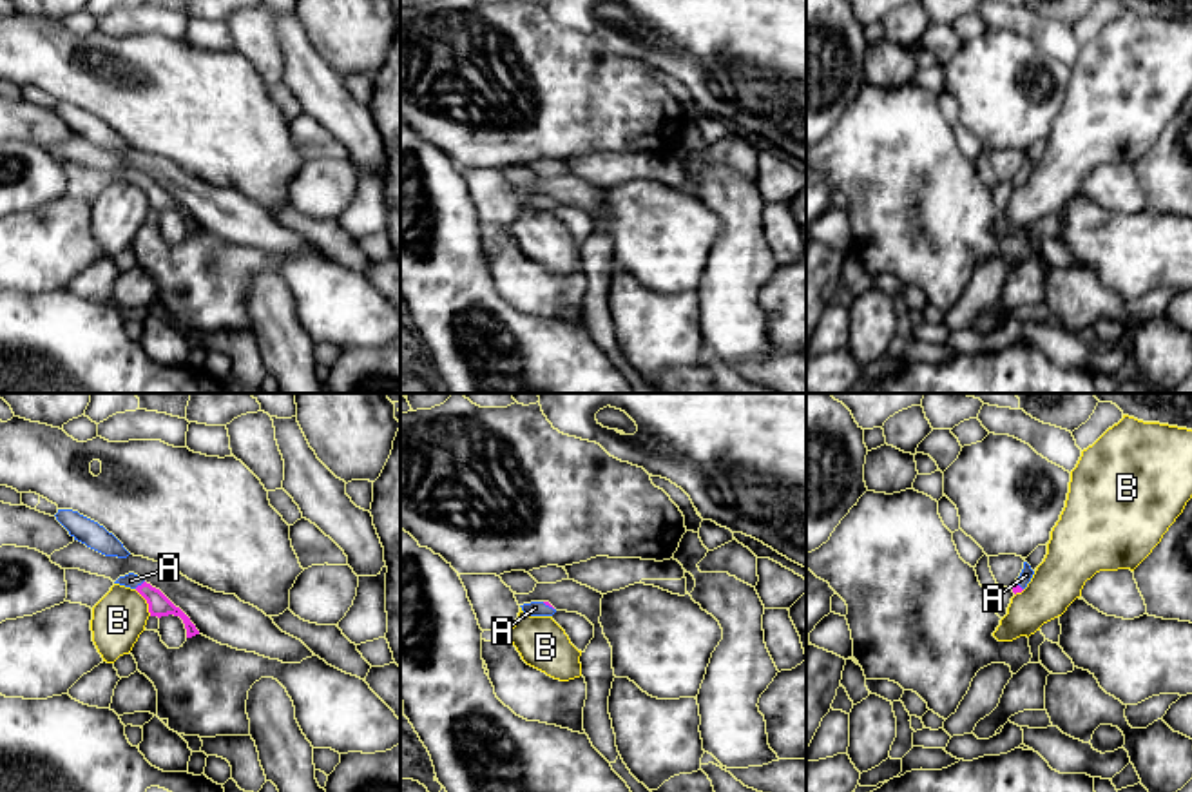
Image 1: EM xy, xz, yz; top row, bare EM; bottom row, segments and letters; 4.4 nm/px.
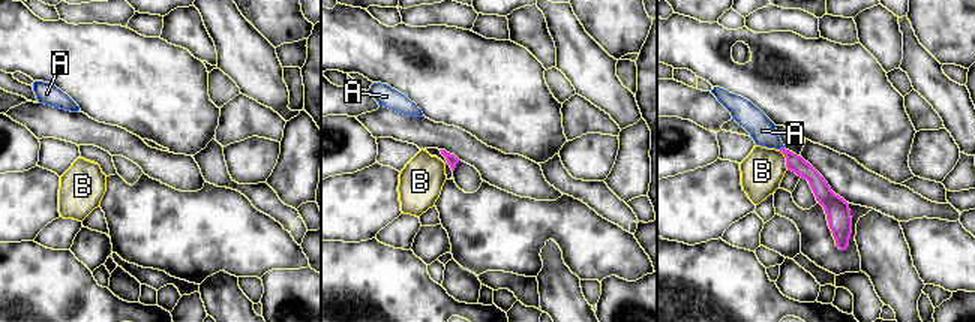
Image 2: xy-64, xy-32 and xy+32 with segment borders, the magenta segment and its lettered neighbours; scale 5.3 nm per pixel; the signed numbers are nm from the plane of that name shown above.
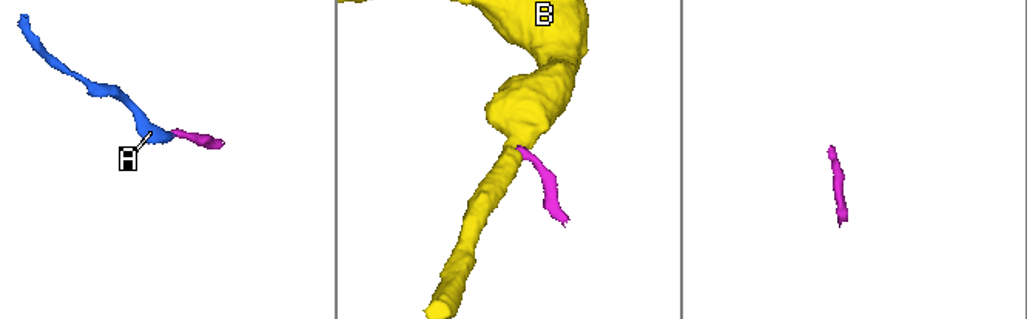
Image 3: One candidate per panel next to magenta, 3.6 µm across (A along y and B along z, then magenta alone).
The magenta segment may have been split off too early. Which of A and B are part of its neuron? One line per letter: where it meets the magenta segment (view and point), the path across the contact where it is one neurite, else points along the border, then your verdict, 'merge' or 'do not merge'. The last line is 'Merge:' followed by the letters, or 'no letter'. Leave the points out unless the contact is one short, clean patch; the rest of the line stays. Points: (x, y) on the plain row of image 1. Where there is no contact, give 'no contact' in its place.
A: meets magenta in xy at (138, 180); runs through xy (160, 200), (138, 180), (131, 174); merge
B: meets magenta in xy at (147, 196); border along xy (134, 183), (145, 194), (151, 209); do not merge
Merge: A

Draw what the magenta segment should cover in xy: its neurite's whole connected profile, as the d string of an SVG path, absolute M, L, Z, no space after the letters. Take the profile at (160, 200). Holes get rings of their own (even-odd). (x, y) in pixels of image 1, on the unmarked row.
M129 167L125 170L120 170L114 178L136 183L147 194L150 210L179 210L185 217L187 232L199 228L190 212L179 201L176 201L159 183L147 178L141 170Z

